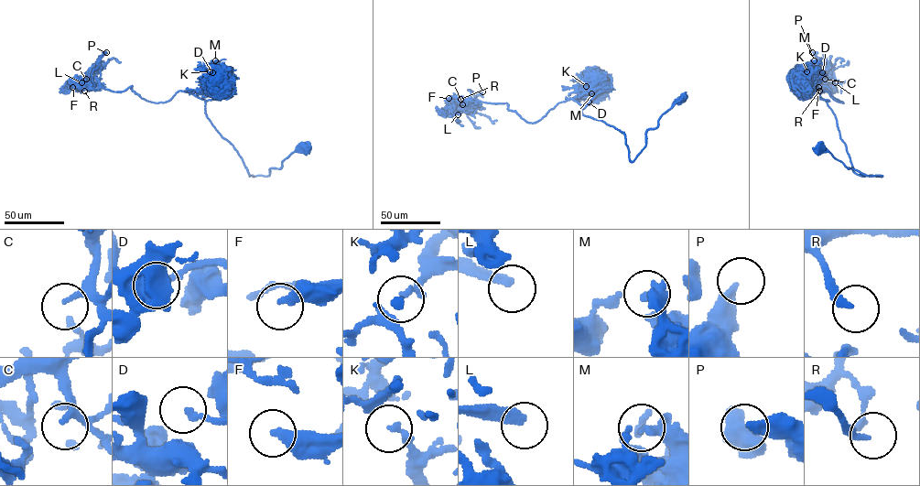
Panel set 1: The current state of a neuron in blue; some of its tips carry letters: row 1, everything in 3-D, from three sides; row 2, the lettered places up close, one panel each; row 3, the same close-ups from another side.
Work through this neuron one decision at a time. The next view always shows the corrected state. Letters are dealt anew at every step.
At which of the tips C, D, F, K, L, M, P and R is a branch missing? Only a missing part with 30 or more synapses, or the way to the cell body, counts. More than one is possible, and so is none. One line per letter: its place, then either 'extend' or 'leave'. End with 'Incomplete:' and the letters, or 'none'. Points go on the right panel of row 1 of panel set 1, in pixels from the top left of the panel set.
C: at (825, 79); extend
D: at (822, 72); leave
F: at (818, 87); extend
K: at (806, 71); extend
L: at (835, 82); extend
M: at (814, 60); leave
P: at (812, 52); leave
R: at (819, 91); leave
Incomplete: C, F, K, L

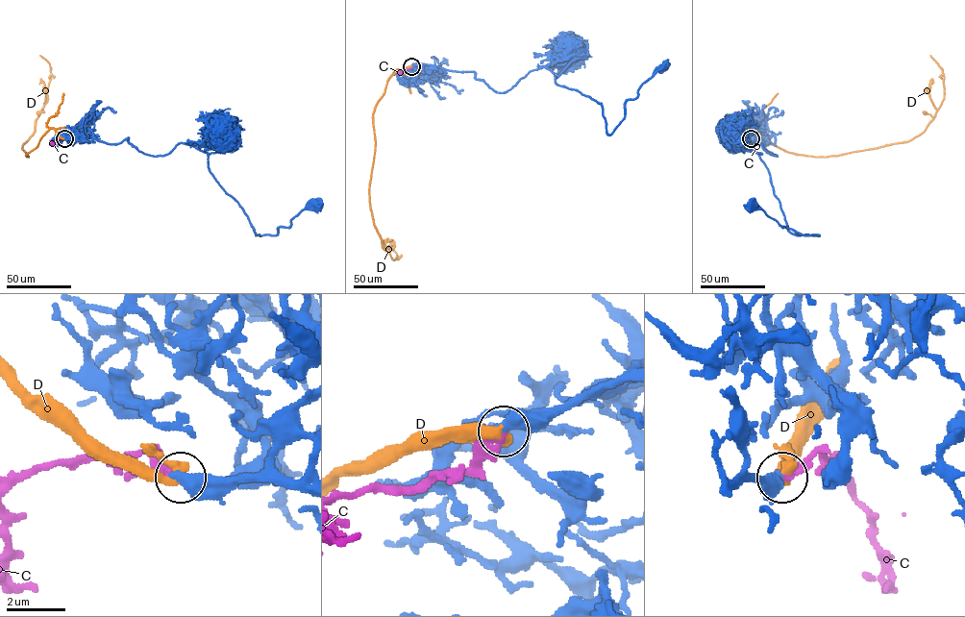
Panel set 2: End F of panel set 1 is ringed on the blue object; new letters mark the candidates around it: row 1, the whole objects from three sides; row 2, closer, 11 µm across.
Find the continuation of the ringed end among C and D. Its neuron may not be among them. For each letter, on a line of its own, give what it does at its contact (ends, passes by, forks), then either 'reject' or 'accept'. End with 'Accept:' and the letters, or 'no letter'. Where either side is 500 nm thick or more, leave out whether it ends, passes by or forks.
C: accept
D: reject
Accept: C

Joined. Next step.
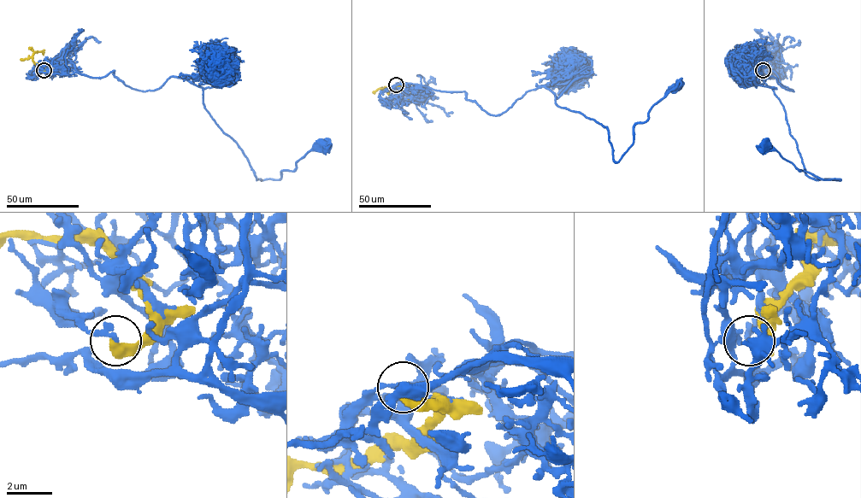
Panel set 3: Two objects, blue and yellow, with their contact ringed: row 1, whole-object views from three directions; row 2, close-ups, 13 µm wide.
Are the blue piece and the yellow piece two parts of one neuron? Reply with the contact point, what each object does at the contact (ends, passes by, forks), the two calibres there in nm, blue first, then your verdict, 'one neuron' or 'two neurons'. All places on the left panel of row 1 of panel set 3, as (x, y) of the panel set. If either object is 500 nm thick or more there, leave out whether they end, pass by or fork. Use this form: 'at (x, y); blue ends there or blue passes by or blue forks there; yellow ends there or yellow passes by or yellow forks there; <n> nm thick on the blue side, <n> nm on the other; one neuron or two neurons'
at (44, 70); blue ends there; yellow ends there; 240 nm thick on the blue side, 400 nm on the other; two neurons

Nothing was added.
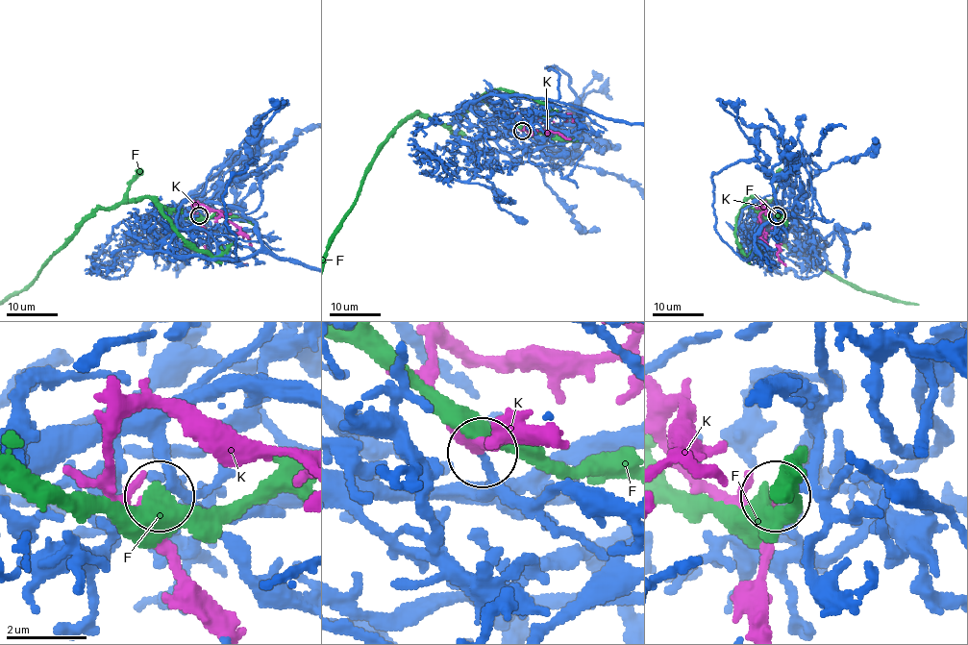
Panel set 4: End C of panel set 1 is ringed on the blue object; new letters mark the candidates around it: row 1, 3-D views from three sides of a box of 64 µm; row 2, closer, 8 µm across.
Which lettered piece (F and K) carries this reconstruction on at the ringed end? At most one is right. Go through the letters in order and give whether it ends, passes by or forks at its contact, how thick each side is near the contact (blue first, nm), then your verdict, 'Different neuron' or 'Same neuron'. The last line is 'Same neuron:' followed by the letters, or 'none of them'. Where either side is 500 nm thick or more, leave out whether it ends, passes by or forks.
F: It passes by. Thickness 130 nm (blue) against 400 nm. Different neuron
K: It passes by. Thickness 130 nm (blue) against 360 nm. Same neuron
Same neuron: K

